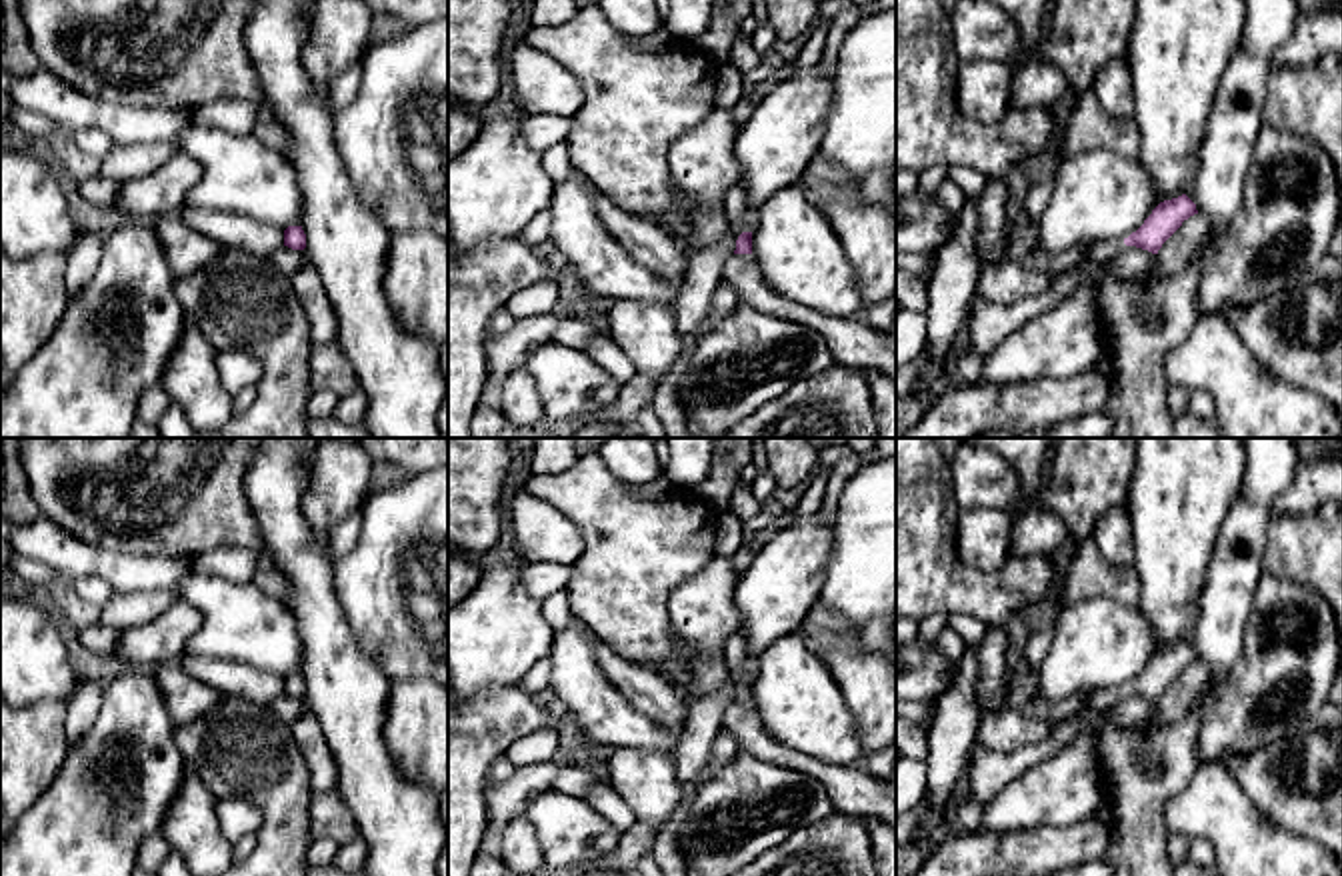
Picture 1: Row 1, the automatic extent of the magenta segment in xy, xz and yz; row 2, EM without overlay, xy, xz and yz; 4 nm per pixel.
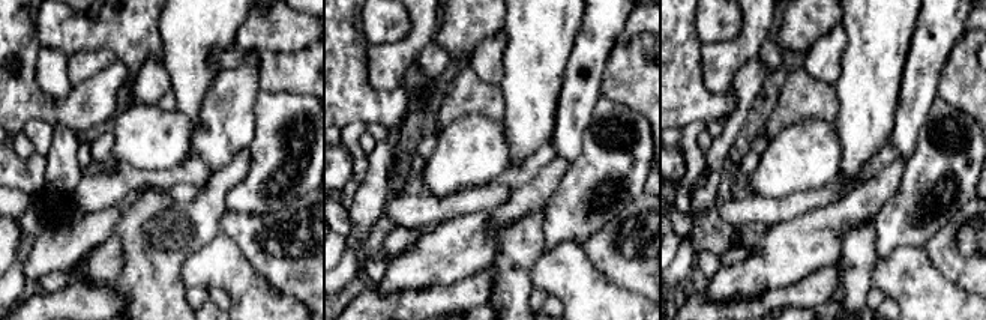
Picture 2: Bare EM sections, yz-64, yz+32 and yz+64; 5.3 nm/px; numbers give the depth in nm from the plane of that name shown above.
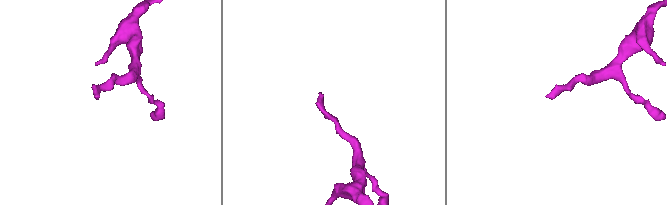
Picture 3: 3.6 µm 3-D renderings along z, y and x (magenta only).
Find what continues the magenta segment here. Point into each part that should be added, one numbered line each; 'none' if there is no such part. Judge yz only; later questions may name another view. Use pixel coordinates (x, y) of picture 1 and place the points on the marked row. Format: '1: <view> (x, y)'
1: yz (1098, 252)

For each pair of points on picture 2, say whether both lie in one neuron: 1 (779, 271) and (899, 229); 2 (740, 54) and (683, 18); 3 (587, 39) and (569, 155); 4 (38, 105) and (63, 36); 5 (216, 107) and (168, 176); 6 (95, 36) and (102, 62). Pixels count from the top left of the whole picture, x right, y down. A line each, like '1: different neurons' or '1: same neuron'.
1: different neurons
2: different neurons
3: same neuron
4: different neurons
5: different neurons
6: different neurons

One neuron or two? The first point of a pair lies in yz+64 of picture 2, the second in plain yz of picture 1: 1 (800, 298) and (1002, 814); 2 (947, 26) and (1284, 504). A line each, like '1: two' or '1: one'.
1: two
2: two

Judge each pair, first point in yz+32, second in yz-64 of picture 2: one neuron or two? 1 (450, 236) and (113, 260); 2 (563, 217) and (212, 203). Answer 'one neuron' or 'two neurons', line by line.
1: one neuron
2: two neurons

